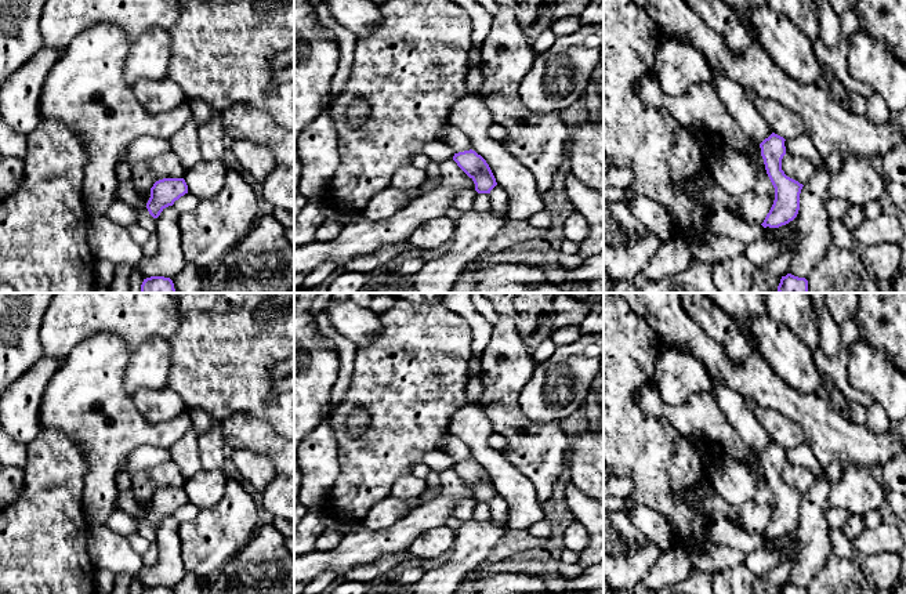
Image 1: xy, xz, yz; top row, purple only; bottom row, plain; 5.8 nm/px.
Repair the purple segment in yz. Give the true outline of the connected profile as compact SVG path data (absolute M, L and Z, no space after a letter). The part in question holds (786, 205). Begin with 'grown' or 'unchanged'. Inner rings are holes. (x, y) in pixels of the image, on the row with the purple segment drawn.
unchanged; M772 133L761 144L767 174L775 188L775 200L767 214L764 228L779 228L793 221L800 210L800 193L802 184L787 177L782 170L782 159L786 155L784 138Z

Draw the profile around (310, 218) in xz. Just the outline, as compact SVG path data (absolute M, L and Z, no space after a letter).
M308 202L294 218L294 249L315 242L316 229L325 221L320 203Z

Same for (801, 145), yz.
M807 134L797 138L786 140L784 146L786 153L808 159L813 164L816 171L819 171L820 169L826 169L826 162L822 159L818 149Z

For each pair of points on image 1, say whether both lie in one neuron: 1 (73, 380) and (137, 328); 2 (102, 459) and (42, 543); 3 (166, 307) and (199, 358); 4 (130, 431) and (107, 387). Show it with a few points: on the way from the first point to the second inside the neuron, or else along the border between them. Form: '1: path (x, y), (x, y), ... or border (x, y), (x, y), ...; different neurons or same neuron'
1: border (91, 334), (116, 333), (131, 352); different neurons
2: border (82, 452), (87, 463), (83, 492), (84, 517); different neurons
3: border (180, 307), (180, 326), (167, 339); different neurons
4: path (119, 420), (107, 408), (107, 398); same neuron

